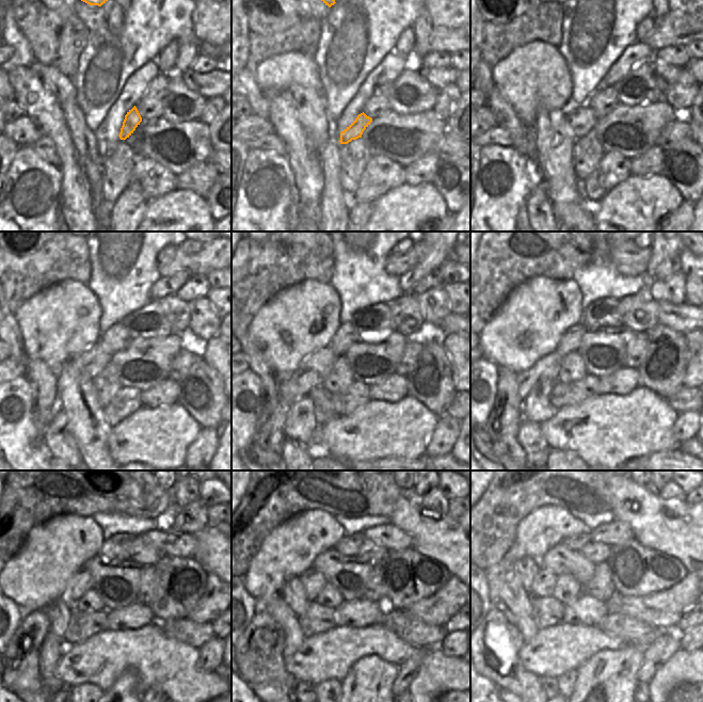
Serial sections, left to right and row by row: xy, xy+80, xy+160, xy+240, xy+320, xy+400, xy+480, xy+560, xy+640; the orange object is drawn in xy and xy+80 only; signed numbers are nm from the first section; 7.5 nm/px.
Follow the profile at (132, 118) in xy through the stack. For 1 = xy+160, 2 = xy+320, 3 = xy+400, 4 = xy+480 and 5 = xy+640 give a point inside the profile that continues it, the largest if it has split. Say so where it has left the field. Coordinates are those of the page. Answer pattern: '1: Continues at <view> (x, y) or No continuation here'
1: Continues at xy+160 (580, 120)
2: Continues at xy+320 (314, 370)
3: Continues at xy+400 (548, 367)
4: Continues at xy+480 (34, 625)
5: Continues at xy+640 (511, 675)

